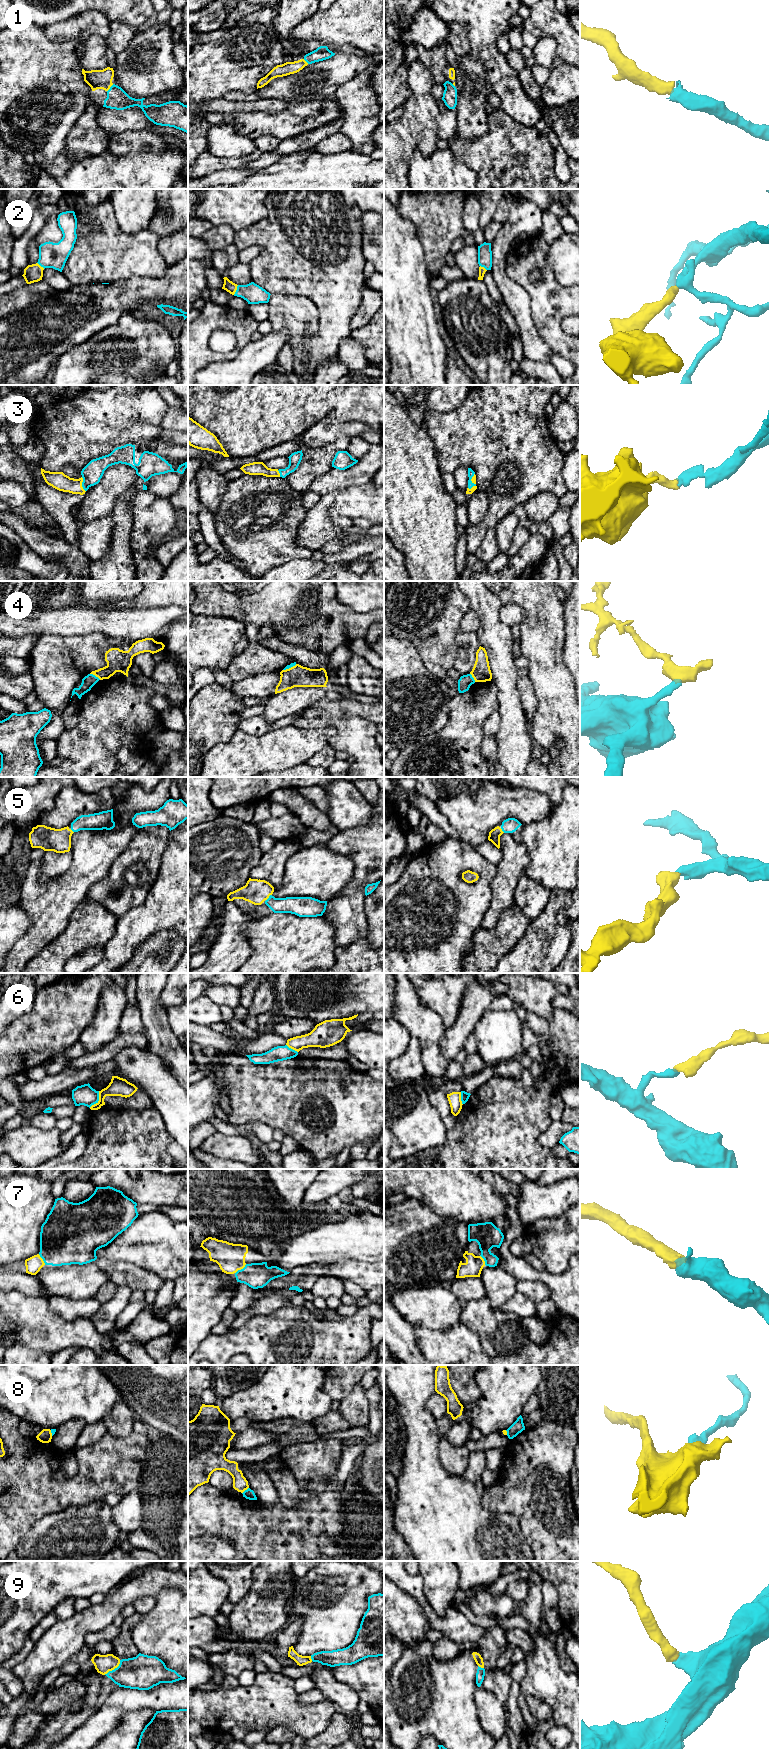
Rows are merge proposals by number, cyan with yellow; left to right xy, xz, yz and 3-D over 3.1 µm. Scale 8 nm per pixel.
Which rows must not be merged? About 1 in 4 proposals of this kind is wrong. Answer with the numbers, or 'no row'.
4, 6, 8

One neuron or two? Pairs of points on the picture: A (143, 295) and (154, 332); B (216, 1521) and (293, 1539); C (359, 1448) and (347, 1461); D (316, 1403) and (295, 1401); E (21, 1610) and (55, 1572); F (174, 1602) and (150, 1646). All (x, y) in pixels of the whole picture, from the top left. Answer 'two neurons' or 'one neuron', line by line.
A: two neurons
B: one neuron
C: one neuron
D: one neuron
E: one neuron
F: one neuron

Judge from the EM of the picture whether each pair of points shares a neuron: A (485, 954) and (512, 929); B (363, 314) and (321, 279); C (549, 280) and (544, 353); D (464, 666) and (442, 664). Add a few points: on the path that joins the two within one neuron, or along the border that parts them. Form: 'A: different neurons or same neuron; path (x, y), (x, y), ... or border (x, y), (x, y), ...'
A: same neuron; path (492, 947), (505, 935)
B: different neurons; border (363, 286), (360, 304), (350, 322), (351, 330)
C: different neurons; border (534, 322), (537, 334), (554, 351), (564, 357)
D: different neurons; border (456, 642), (456, 657), (453, 667)

